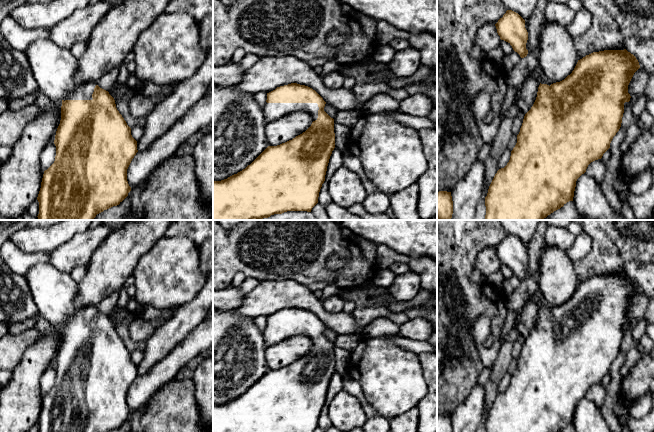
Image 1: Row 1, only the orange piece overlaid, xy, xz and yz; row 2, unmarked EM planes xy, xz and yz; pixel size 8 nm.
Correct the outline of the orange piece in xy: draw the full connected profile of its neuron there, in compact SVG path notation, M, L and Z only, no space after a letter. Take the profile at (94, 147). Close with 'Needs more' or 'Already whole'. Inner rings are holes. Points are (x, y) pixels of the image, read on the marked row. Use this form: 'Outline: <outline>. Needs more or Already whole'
Outline: M37 39L24 52L39 90L51 101L62 101L61 120L54 140L55 161L43 174L37 197L37 217L39 220L93 220L97 214L119 205L131 191L127 169L138 152L137 141L132 137L131 128L117 110L115 100L108 91L100 88L95 81L76 81L79 60L69 49L62 48L49 39Z. Needs more

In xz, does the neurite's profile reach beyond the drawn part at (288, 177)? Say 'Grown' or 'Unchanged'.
Grown

